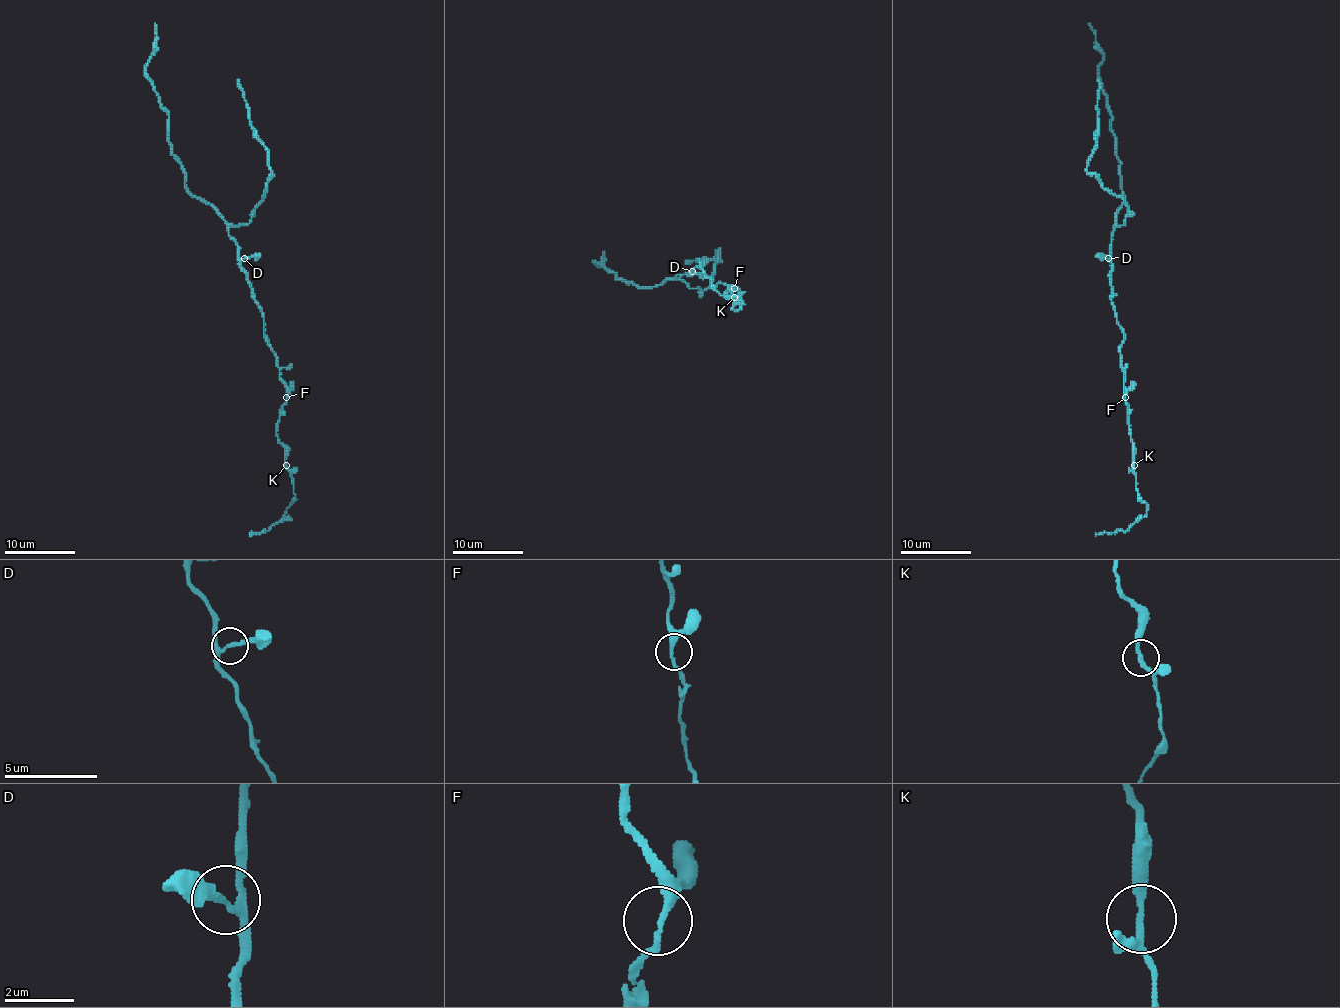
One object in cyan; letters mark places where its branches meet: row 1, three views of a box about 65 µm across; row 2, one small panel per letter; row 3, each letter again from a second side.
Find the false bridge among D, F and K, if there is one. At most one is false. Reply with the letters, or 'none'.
none

